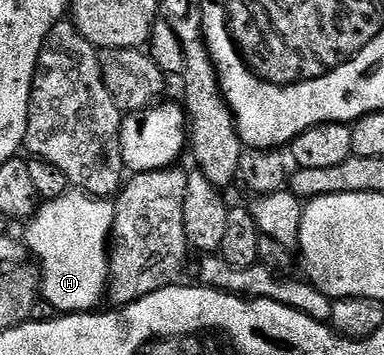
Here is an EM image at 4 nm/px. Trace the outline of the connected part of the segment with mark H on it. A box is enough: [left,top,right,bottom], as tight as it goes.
[23,191,115,315]

